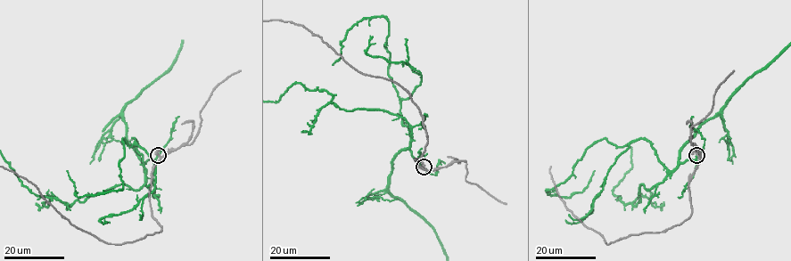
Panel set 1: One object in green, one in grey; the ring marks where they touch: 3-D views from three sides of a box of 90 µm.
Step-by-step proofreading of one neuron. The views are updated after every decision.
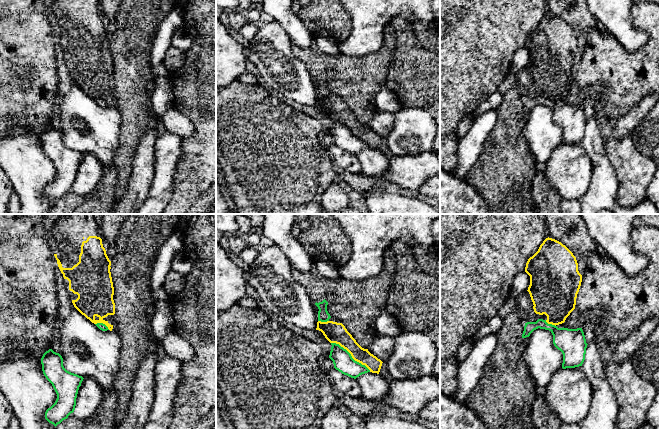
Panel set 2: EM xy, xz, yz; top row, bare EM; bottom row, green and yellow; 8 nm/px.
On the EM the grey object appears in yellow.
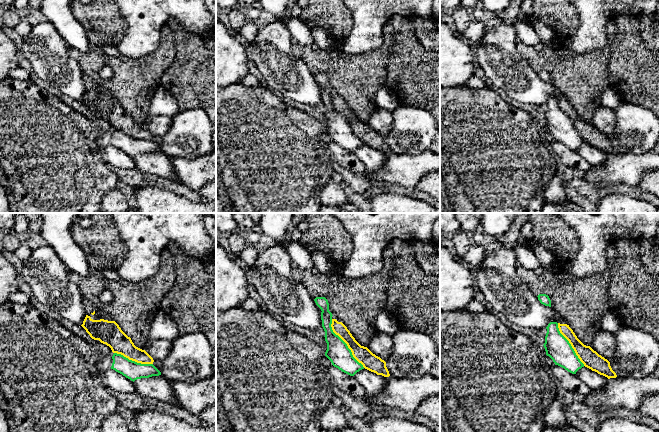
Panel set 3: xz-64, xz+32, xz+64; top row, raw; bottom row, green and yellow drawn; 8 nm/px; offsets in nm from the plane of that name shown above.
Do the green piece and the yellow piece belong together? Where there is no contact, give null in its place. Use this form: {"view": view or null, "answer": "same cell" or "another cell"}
{"view": "xz", "answer": "another cell"}

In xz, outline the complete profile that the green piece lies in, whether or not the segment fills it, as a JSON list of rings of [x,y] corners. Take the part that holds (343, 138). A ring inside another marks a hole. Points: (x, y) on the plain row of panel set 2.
[[[331,119],[331,121],[329,134],[333,137],[336,146],[354,155],[370,148],[365,141],[355,137],[351,130],[339,120]]]

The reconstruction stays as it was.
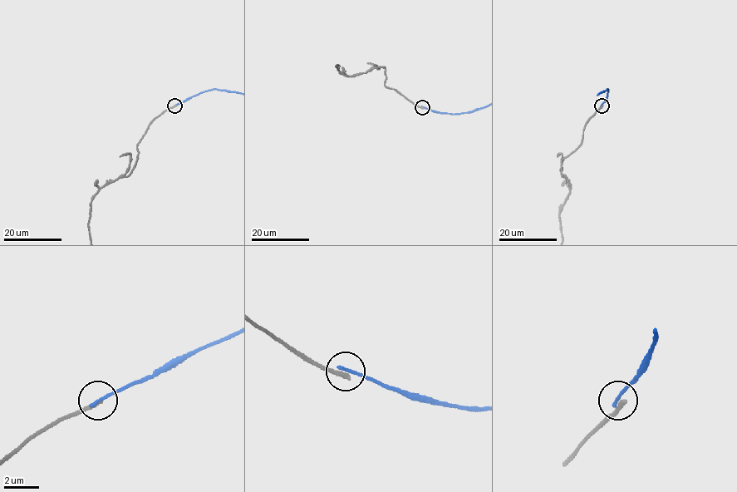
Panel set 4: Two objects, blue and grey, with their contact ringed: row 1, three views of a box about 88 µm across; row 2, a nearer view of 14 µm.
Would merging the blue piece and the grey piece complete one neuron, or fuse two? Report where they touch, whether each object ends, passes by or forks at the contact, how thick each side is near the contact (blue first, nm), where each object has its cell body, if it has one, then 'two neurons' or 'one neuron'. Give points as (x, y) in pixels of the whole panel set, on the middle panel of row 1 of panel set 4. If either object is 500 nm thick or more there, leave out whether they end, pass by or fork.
at (422, 107); blue ends there; grey ends there; 200 nm thick on the blue side, 280 nm on the other; no cell body on blue; no cell body on grey; two neurons

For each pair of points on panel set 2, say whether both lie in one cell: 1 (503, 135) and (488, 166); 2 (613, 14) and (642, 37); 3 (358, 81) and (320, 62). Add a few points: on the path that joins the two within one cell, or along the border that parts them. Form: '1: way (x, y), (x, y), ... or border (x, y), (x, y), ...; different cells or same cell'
1: way (503, 143), (503, 151), (496, 158); same cell
2: way (620, 21), (635, 36); same cell
3: way (349, 72), (340, 63), (329, 62); same cell

